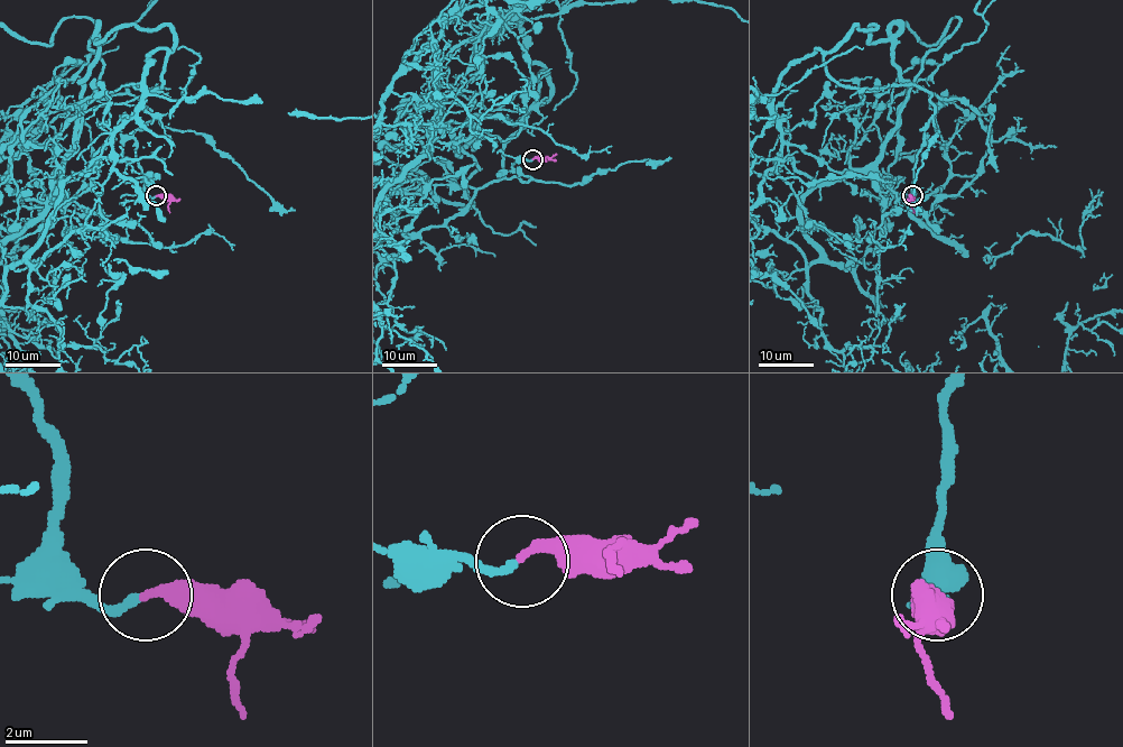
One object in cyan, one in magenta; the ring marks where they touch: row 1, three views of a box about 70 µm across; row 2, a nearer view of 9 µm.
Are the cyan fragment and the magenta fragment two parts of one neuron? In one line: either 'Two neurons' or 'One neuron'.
One neuron

